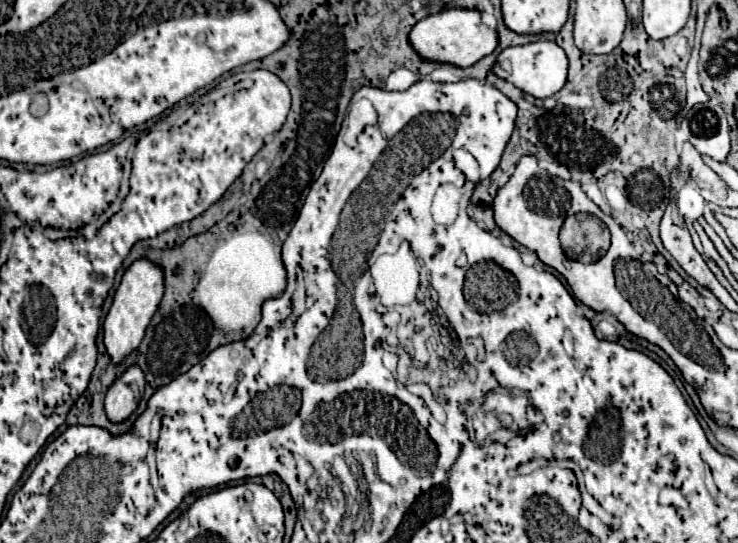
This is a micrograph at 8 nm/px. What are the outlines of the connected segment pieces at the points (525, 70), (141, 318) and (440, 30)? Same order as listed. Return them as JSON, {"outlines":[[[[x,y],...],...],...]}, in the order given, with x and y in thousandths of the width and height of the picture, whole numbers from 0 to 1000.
{"outlines":[[[[730,72],[714,83],[701,83],[701,87],[690,87],[682,90],[679,101],[673,105],[673,120],[671,120],[671,134],[682,145],[687,145],[690,153],[695,153],[698,160],[709,164],[711,171],[728,179],[728,182],[738,182],[752,175],[768,149],[768,123],[771,123],[771,109],[766,101],[766,94],[752,79],[752,76],[741,76],[741,72]]],[[[196,477],[183,481],[169,499],[164,525],[156,536],[150,569],[140,595],[140,632],[145,639],[150,669],[161,672],[175,650],[180,650],[186,643],[186,635],[191,635],[191,628],[196,621],[196,606],[199,606],[202,591],[207,587],[207,580],[213,576],[218,547],[221,547],[221,499]]],[[[603,17],[570,35],[560,50],[554,76],[573,109],[611,116],[619,123],[638,123],[673,90],[676,61],[652,39],[652,24],[646,17]]]]}

